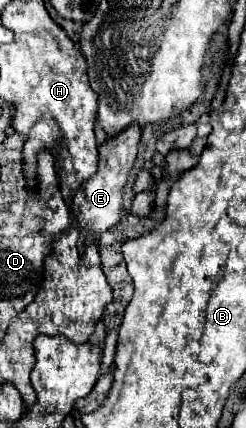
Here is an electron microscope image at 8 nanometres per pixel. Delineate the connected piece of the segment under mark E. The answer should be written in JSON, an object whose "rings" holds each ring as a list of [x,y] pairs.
{"rings":[[[131,124],[121,134],[105,138],[105,142],[99,146],[99,168],[97,168],[97,172],[73,196],[73,204],[79,208],[83,220],[87,222],[87,230],[91,234],[101,234],[119,222],[123,186],[127,182],[129,170],[133,168],[139,138],[141,138],[141,126],[139,124]]]}

